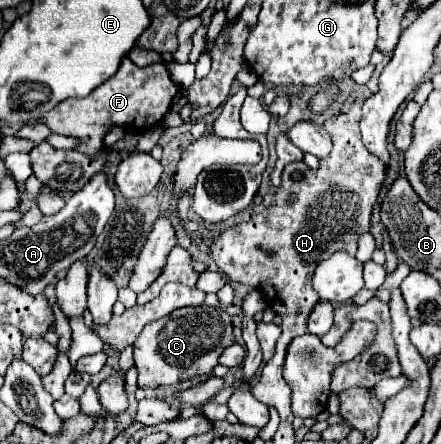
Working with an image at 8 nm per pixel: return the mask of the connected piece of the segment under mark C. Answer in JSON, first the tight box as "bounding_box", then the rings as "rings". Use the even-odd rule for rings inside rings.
{"bounding_box":[134,307,234,389],"rings":[[[184,307],[172,311],[164,319],[152,321],[144,327],[134,343],[134,359],[138,369],[140,389],[158,389],[188,381],[196,375],[212,373],[222,351],[234,343],[232,317],[222,307]]]}

